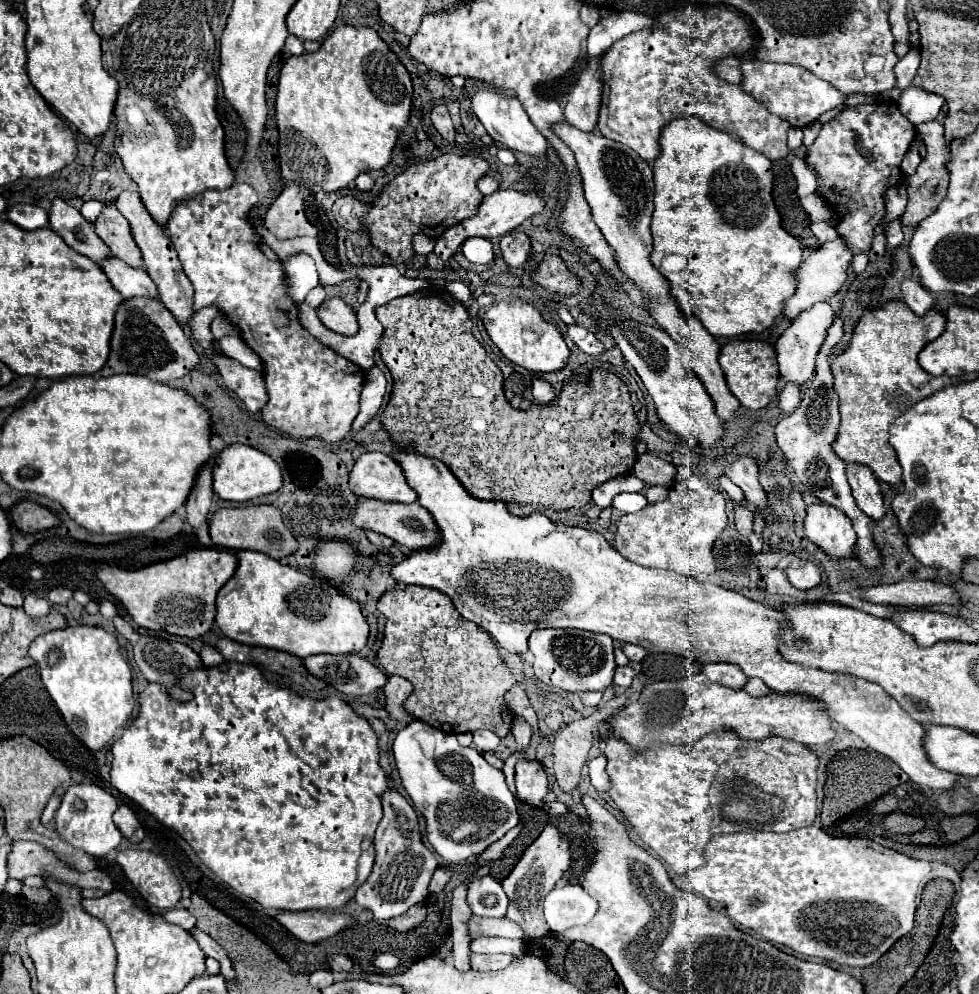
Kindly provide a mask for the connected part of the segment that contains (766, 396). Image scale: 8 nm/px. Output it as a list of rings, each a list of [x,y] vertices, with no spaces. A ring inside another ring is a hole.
[[[732,340],[720,348],[718,362],[724,370],[730,392],[740,400],[744,408],[760,410],[774,400],[778,384],[778,362],[772,344],[764,340]]]

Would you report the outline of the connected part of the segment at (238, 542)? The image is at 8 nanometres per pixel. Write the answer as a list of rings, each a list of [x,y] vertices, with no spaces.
[[[244,506],[244,508],[220,508],[210,518],[210,536],[216,546],[232,550],[256,550],[276,560],[286,558],[298,550],[298,542],[284,526],[280,510],[272,506]]]

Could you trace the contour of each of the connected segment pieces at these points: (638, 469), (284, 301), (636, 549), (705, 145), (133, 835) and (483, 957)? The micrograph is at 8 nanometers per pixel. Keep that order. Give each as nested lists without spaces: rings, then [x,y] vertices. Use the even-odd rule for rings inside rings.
[[[642,454],[636,464],[632,474],[640,478],[646,486],[664,486],[670,488],[674,484],[676,476],[676,466],[672,462],[666,462],[654,454]]]
[[[232,184],[226,190],[204,190],[196,198],[178,202],[172,210],[166,230],[182,262],[182,270],[194,286],[194,310],[216,306],[240,332],[240,338],[260,356],[268,402],[262,408],[264,422],[294,438],[318,438],[322,442],[340,442],[352,428],[360,410],[360,392],[366,372],[316,340],[298,320],[298,306],[288,296],[284,284],[284,266],[268,244],[256,234],[248,220],[248,210],[258,202],[250,184]]]
[[[690,476],[670,488],[668,500],[648,504],[634,514],[624,514],[616,522],[614,548],[640,566],[674,570],[688,578],[708,576],[716,570],[712,544],[728,522],[724,508],[726,502],[718,488],[712,488],[698,476]]]
[[[698,118],[672,120],[662,130],[660,148],[662,148],[662,152],[654,162],[654,190],[656,192],[654,192],[654,214],[652,214],[652,224],[650,224],[650,230],[652,230],[650,262],[652,262],[652,266],[658,268],[662,272],[662,276],[668,280],[670,294],[678,302],[682,312],[688,314],[688,316],[696,316],[712,336],[734,338],[734,336],[740,336],[740,334],[762,332],[762,330],[770,328],[774,324],[776,316],[782,314],[784,302],[796,292],[798,282],[794,278],[794,270],[802,262],[802,246],[800,246],[798,238],[790,236],[782,228],[780,214],[774,206],[774,198],[772,198],[772,182],[774,182],[772,162],[766,156],[762,156],[760,152],[744,146],[738,138],[732,138],[730,134],[724,134],[724,132],[718,132],[718,130],[712,130],[710,126],[706,126]]]
[[[120,806],[116,812],[114,812],[114,824],[118,826],[118,830],[134,844],[142,842],[145,838],[145,829],[138,821],[135,812],[132,812],[132,808],[128,806]]]
[[[470,954],[470,965],[476,972],[496,972],[512,962],[506,954]]]

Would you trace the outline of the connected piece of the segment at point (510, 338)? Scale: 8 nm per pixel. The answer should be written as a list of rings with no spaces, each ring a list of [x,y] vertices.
[[[498,302],[492,304],[484,318],[484,328],[490,340],[500,348],[500,352],[514,364],[530,370],[530,372],[556,372],[562,370],[568,362],[570,350],[560,334],[560,330],[546,322],[542,314],[528,302]]]

